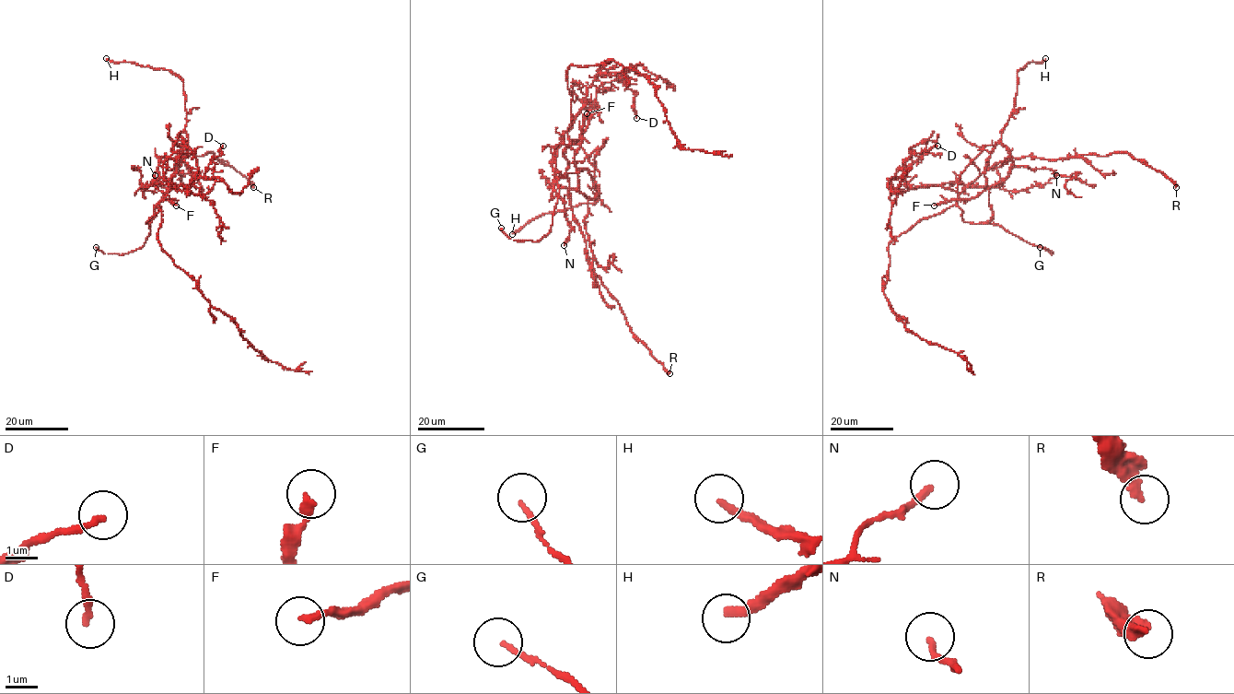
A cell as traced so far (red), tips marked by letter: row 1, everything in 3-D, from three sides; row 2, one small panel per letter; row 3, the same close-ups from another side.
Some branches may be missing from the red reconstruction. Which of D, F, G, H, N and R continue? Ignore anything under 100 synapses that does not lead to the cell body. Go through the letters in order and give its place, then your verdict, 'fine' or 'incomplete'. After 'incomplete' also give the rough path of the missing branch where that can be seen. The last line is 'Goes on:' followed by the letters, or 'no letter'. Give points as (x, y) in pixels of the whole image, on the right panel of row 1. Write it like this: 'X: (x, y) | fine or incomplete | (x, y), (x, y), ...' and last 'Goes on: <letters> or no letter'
D: (937, 146) | fine
F: (934, 205) | incomplete | (934, 205), (887, 221), (878, 232), (872, 274), (896, 284), (928, 317), (972, 344), (991, 332)
G: (1040, 247) | incomplete | (1040, 247), (1004, 229), (949, 190), (917, 189), (898, 210), (899, 237), (902, 254), (922, 288), (928, 305)
H: (1045, 58) | incomplete | (1045, 58), (1034, 52), (1016, 52), (1006, 46), (1006, 30), (1018, 17), (1015, 4), (1018, 4)
N: (1056, 175) | fine
R: (1176, 187) | fine
Goes on: F, G, H

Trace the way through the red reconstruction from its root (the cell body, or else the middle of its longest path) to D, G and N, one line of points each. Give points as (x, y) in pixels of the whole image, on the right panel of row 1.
D: (945, 210), (957, 202), (955, 191), (938, 185), (908, 188), (902, 177), (902, 164), (910, 158), (937, 146)
G: (945, 210), (957, 205), (965, 221), (999, 225), (1051, 251), (1052, 254), (1040, 247)
N: (945, 210), (957, 205), (965, 221), (986, 222), (990, 187), (1004, 180), (1001, 189), (1019, 191), (1056, 175)

